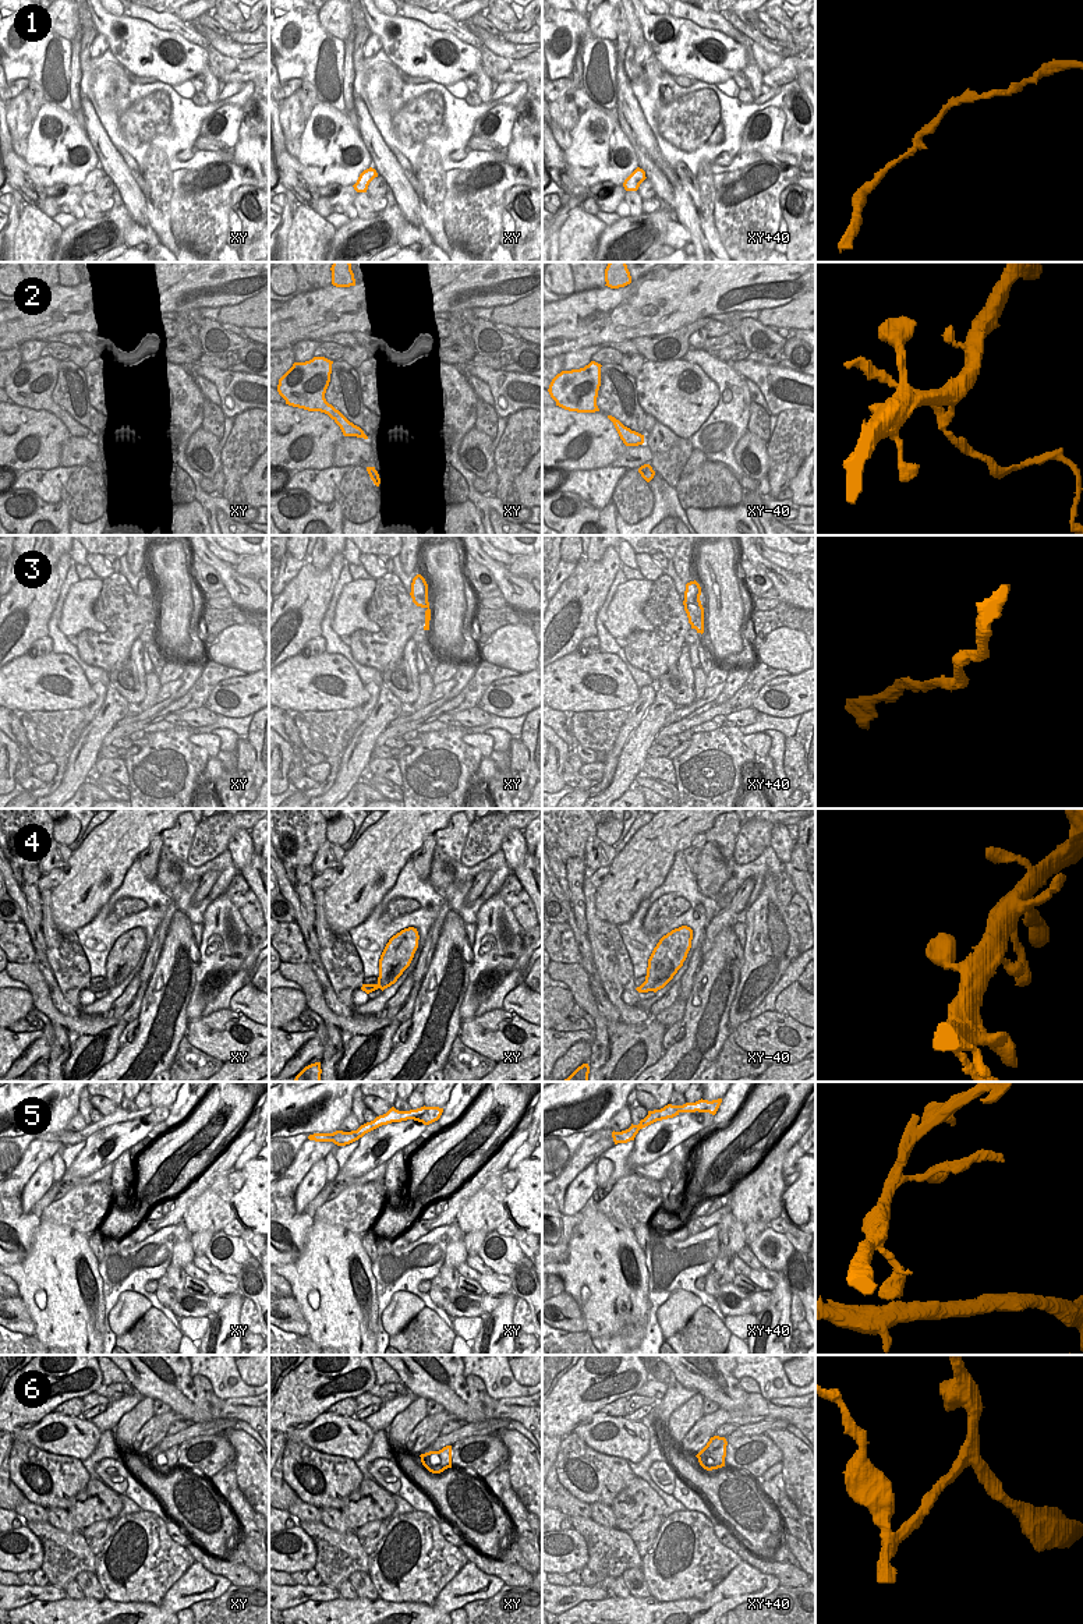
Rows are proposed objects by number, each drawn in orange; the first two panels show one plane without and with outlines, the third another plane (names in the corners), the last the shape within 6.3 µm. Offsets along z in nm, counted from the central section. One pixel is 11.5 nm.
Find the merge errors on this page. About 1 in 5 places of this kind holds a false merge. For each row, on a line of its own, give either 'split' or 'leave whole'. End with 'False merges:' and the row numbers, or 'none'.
1: leave whole
2: split
3: leave whole
4: leave whole
5: leave whole
6: split
False merges: 2, 6

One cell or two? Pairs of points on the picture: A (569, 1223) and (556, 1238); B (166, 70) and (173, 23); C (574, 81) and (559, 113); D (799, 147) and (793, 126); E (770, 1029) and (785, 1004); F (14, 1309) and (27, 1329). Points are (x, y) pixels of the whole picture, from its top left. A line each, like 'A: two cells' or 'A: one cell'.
A: one cell
B: two cells
C: one cell
D: one cell
E: two cells
F: one cell

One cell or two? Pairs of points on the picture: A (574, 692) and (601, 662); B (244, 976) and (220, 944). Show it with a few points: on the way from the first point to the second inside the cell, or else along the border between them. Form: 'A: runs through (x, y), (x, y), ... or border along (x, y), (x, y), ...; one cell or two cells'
A: runs through (577, 683), (584, 673), (593, 671); one cell
B: border along (240, 969), (218, 993); two cells

